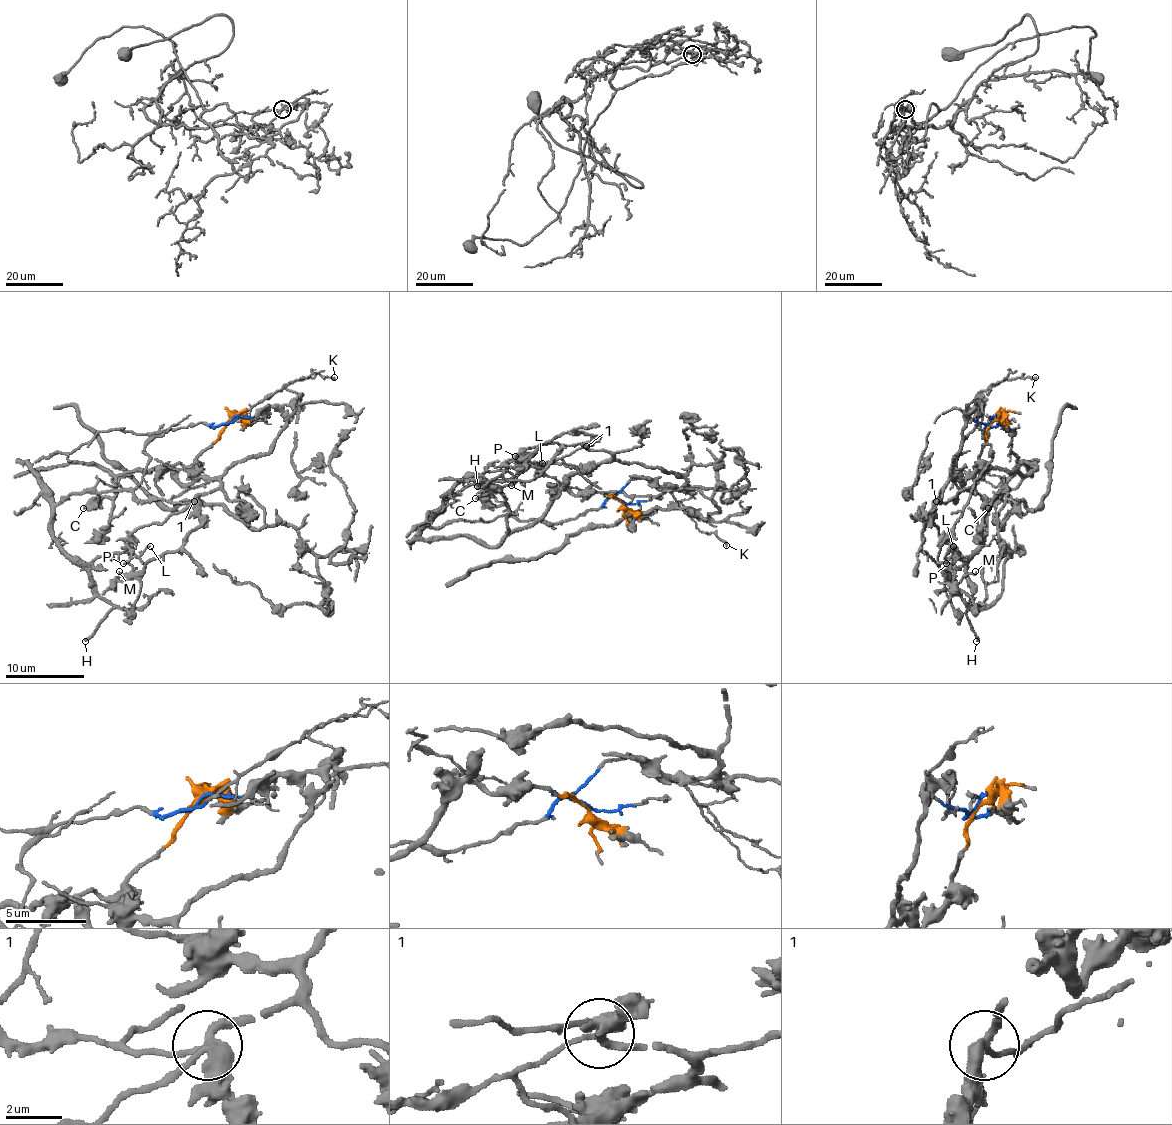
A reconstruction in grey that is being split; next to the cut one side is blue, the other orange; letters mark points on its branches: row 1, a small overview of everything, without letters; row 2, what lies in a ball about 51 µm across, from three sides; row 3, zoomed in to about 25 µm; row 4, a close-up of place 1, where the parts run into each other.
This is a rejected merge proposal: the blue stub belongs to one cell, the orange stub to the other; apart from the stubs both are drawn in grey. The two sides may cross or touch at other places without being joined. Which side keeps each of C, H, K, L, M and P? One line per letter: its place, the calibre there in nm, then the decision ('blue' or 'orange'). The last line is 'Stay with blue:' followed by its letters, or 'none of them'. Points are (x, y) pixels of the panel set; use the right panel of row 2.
C: place (988, 508); calibre 420 nm; orange
H: place (976, 641); calibre 200 nm; blue
K: place (1035, 377); calibre 140 nm; blue
L: place (953, 546); calibre 150 nm; blue
M: place (975, 571); calibre 160 nm; orange
P: place (946, 563); calibre 180 nm; orange
Stay with blue: H, K, L

